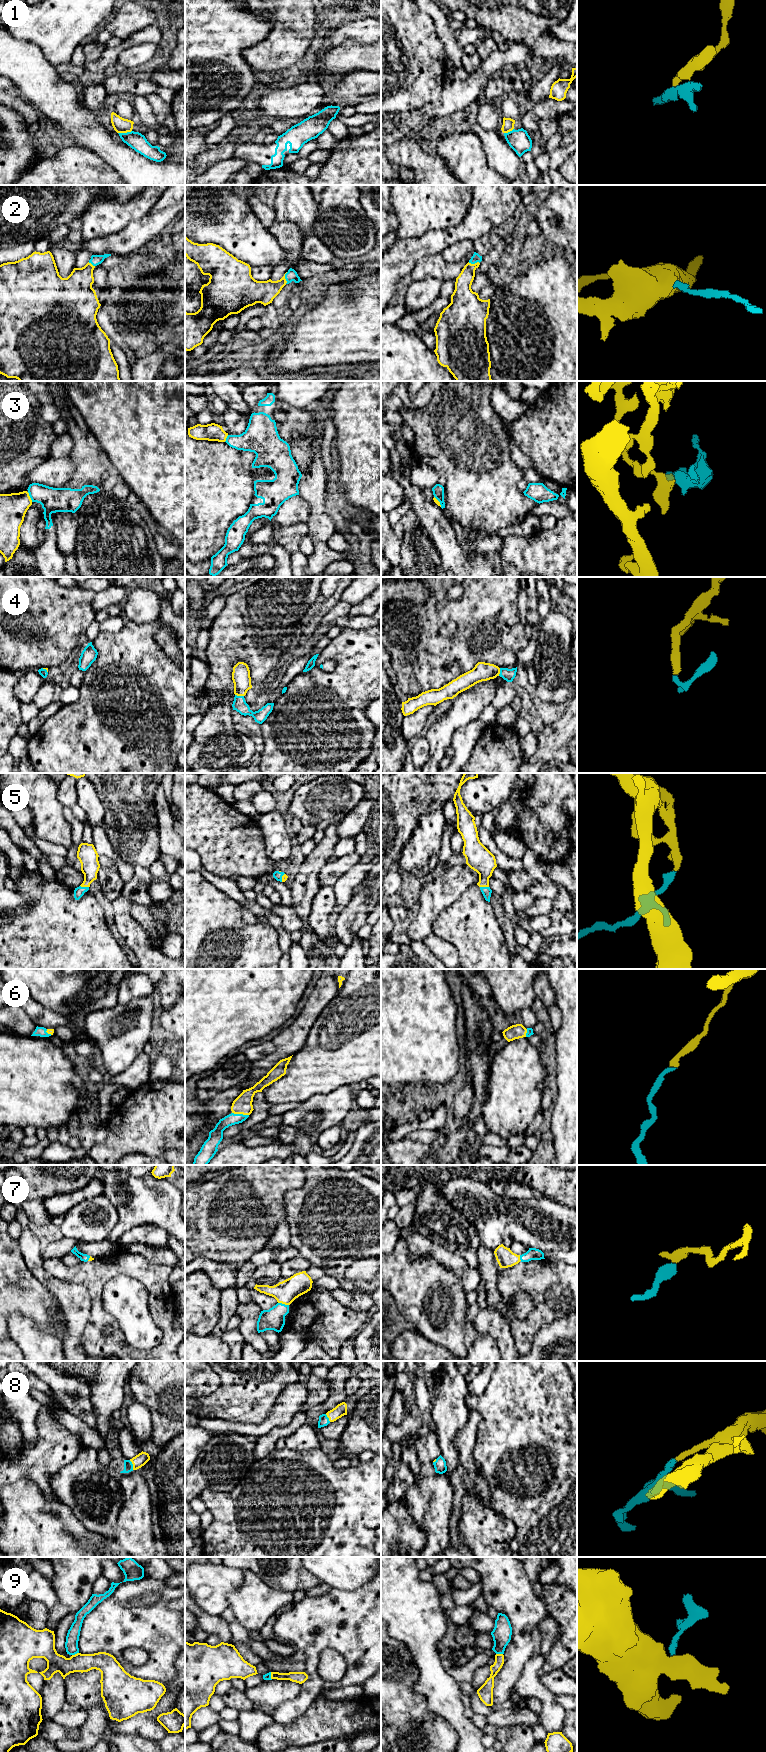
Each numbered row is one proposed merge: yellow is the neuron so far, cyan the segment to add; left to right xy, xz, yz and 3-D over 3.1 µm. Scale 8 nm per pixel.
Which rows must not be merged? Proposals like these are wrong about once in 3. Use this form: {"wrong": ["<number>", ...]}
{"wrong": ["1", "3", "9"]}

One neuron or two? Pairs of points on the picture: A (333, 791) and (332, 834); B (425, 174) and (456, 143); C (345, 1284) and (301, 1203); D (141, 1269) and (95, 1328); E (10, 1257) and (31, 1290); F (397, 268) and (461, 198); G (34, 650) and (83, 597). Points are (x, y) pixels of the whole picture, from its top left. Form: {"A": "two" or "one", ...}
{"A": "two", "B": "two", "C": "one", "D": "one", "E": "one", "F": "two", "G": "one"}

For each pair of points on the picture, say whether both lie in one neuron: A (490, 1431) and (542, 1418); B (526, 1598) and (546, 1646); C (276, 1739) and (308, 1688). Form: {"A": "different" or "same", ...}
{"A": "same", "B": "different", "C": "different"}

